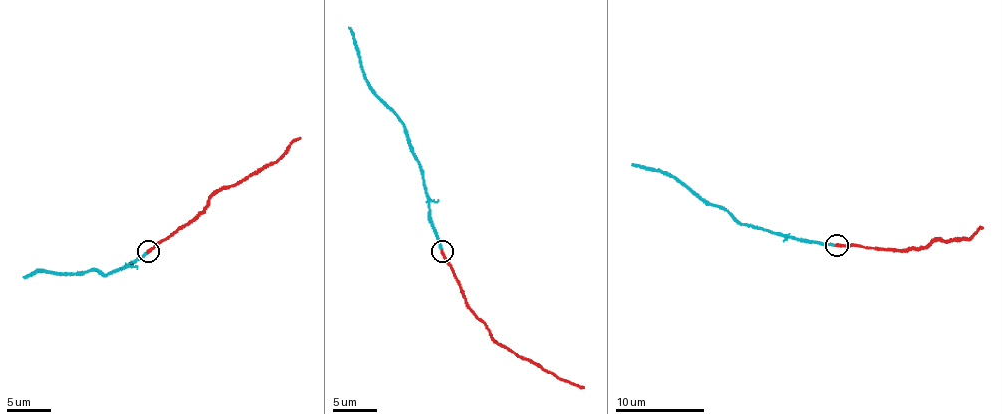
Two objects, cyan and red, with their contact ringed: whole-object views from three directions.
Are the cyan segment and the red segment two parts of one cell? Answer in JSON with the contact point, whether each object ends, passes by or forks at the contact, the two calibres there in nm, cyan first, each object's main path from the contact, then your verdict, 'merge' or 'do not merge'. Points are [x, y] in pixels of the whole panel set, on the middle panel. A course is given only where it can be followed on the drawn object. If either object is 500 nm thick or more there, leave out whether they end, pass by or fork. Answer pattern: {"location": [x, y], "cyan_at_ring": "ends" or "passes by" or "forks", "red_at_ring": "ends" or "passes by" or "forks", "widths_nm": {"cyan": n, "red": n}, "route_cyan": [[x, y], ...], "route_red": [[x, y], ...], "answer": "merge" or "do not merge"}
{"location": [442, 251], "cyan_at_ring": "ends", "red_at_ring": "ends", "widths_nm": {"cyan": 220, "red": 240}, "route_cyan": [[442, 252], [431, 218], [420, 165], [404, 133], [402, 121], [376, 95], [361, 64], [354, 33], [348, 26]], "route_red": [[442, 252], [466, 307], [485, 324], [490, 336], [555, 374], [584, 387]], "answer": "merge"}

